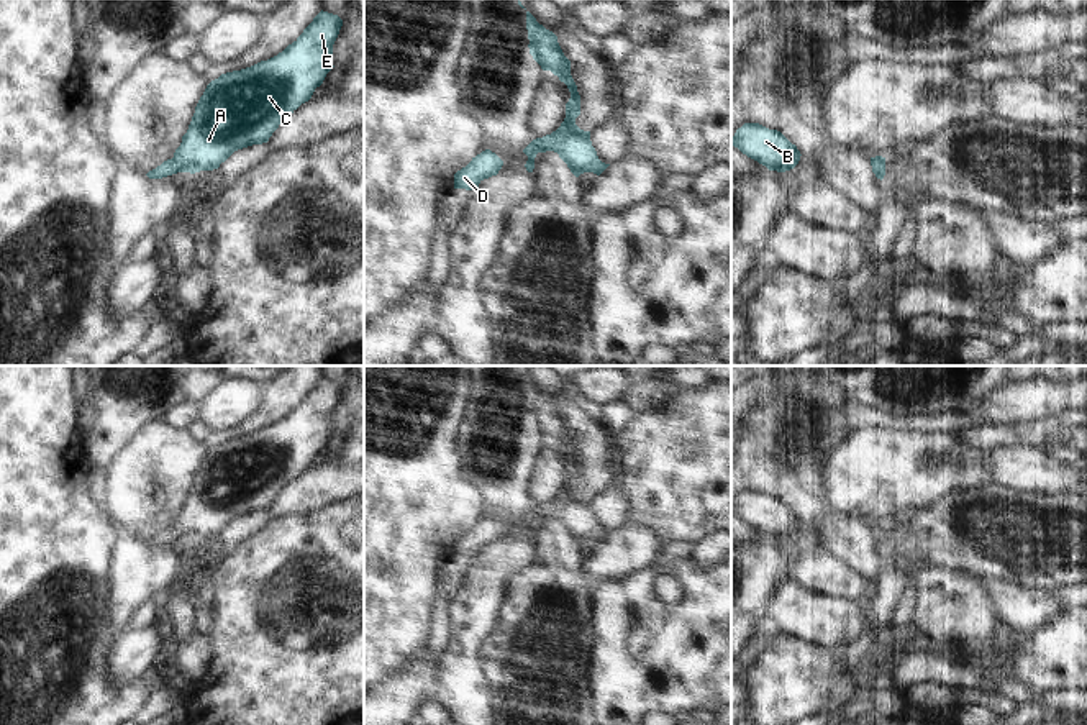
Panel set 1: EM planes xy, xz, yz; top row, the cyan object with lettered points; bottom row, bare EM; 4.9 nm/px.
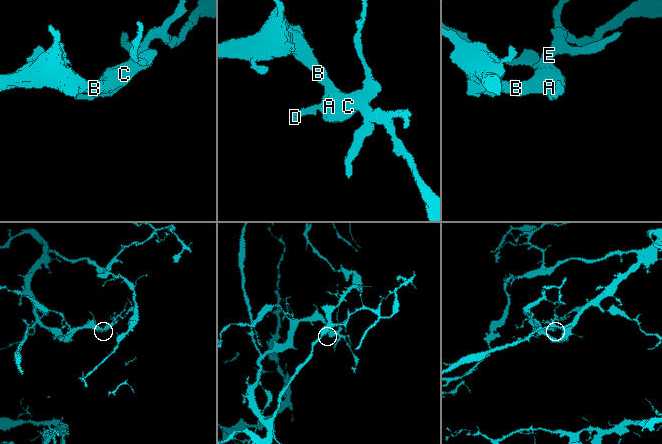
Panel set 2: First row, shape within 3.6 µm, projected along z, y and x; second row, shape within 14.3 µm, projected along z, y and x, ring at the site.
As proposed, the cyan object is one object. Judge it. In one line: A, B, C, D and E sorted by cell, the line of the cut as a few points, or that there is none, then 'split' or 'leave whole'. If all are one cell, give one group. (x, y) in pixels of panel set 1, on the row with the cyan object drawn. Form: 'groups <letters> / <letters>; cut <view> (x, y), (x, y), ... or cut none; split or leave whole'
groups A B C D E; cut none; leave whole

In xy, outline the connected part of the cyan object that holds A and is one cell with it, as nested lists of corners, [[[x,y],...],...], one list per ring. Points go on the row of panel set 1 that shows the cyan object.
[[[321,10],[277,56],[211,80],[174,157],[146,176],[213,171],[234,151],[267,143],[334,67],[333,44],[341,26],[338,15]]]

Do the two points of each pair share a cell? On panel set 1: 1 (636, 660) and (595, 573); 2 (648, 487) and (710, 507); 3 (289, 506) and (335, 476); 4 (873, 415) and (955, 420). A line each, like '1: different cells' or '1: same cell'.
1: different cells
2: same cell
3: same cell
4: same cell

